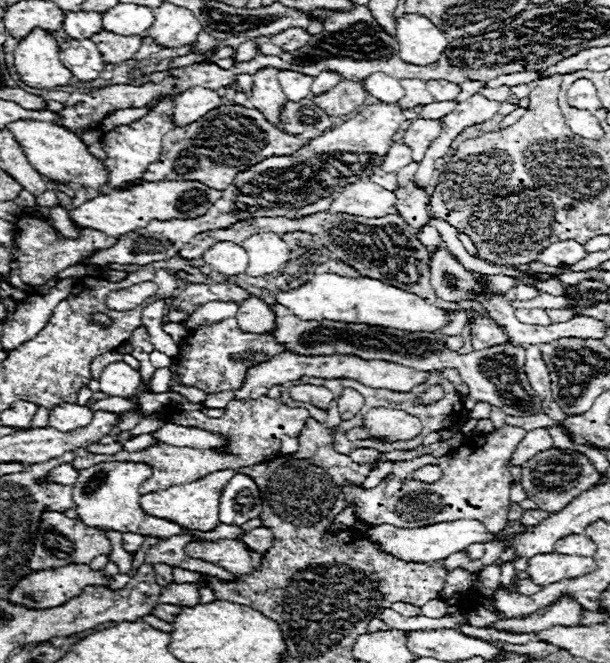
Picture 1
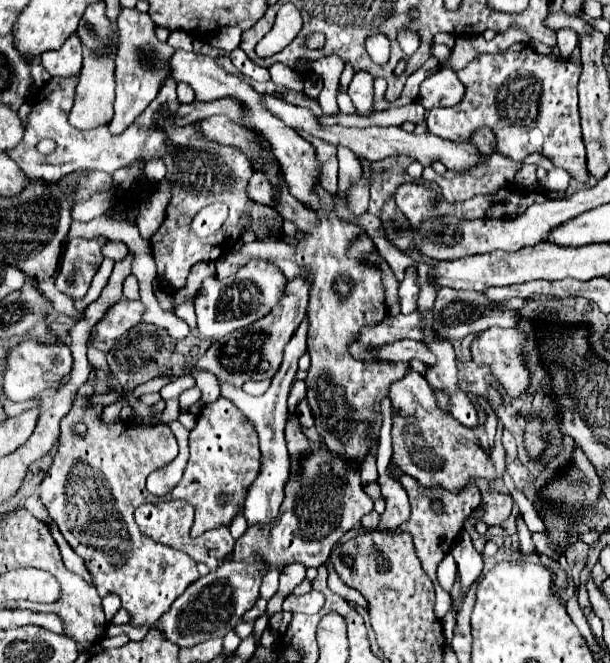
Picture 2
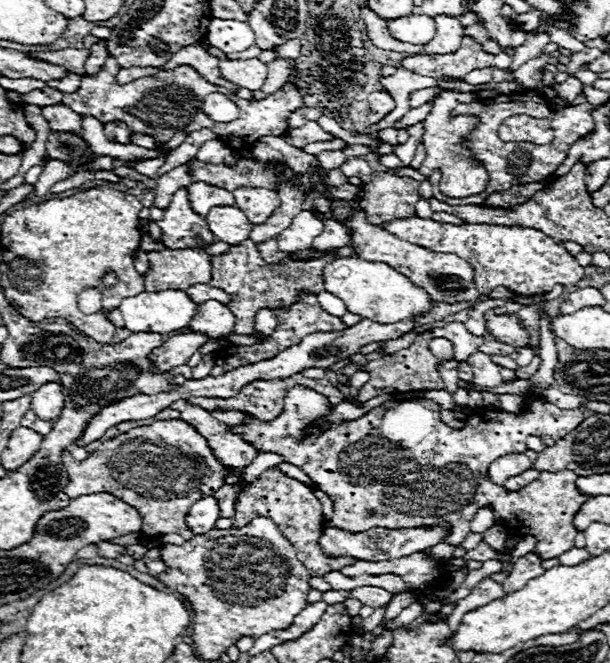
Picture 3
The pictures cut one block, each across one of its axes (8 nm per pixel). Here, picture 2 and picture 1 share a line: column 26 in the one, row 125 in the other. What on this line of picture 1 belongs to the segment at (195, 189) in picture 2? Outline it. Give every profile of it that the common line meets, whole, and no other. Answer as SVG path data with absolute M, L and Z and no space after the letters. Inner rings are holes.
M168 96L148 116L138 118L126 126L116 126L114 130L102 136L102 146L108 154L108 158L104 160L104 166L108 168L108 188L126 188L130 184L136 184L134 180L142 180L146 166L158 160L160 156L162 136L172 128L176 128L176 124L172 122L172 108L174 108L174 96Z

